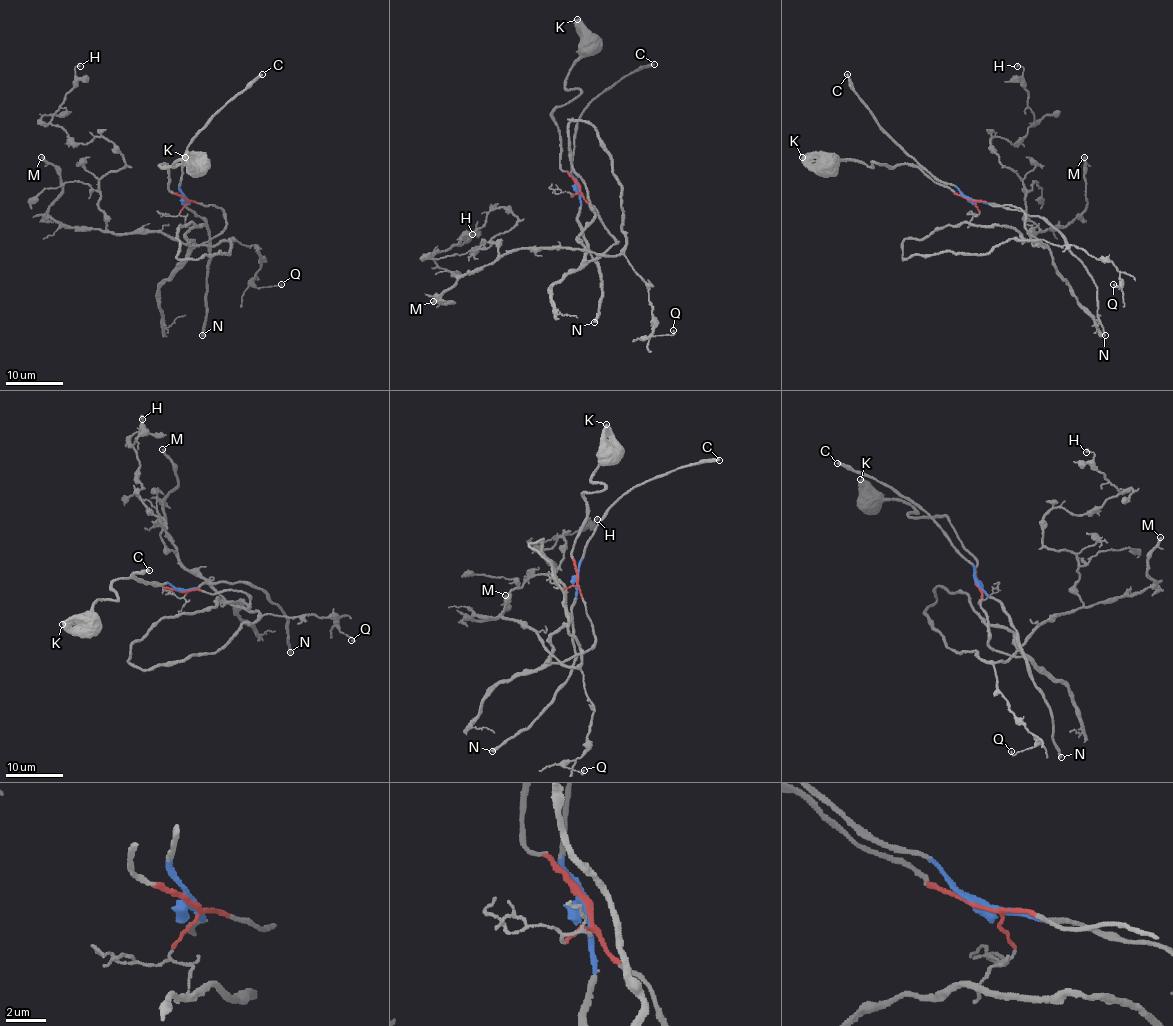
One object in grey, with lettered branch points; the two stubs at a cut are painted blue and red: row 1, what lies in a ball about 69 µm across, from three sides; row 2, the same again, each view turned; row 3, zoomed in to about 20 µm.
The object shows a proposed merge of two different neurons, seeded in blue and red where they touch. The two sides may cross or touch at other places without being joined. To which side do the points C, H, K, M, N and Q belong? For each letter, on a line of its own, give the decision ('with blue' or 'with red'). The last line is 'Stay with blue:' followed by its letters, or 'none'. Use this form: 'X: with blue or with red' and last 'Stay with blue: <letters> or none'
C: with blue
H: with red
K: with red
M: with red
N: with blue
Q: with red
Stay with blue: C, N

